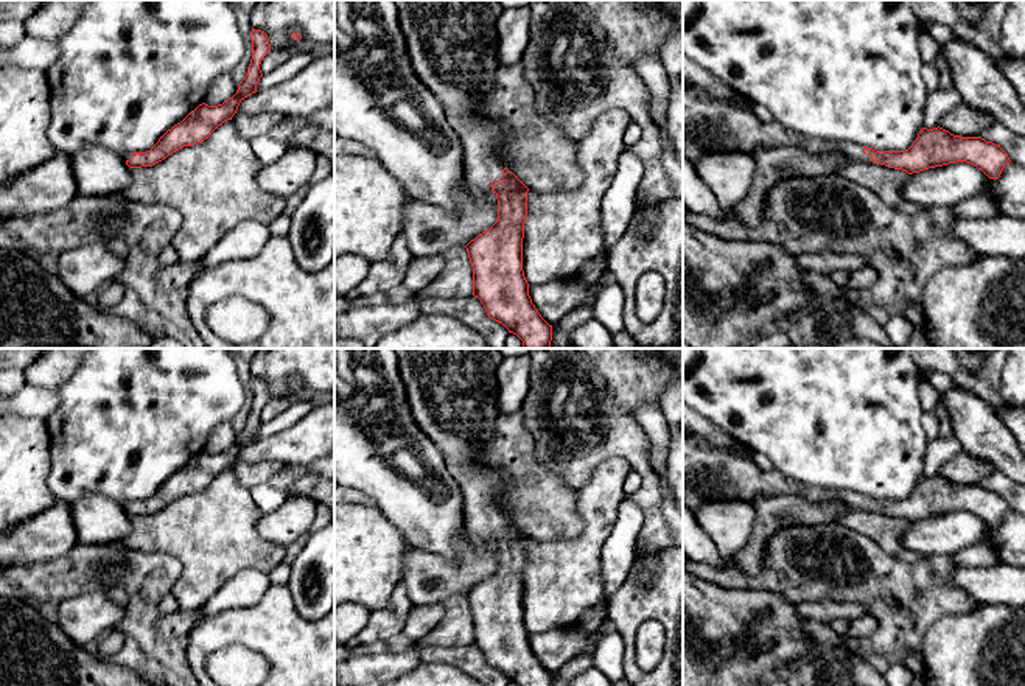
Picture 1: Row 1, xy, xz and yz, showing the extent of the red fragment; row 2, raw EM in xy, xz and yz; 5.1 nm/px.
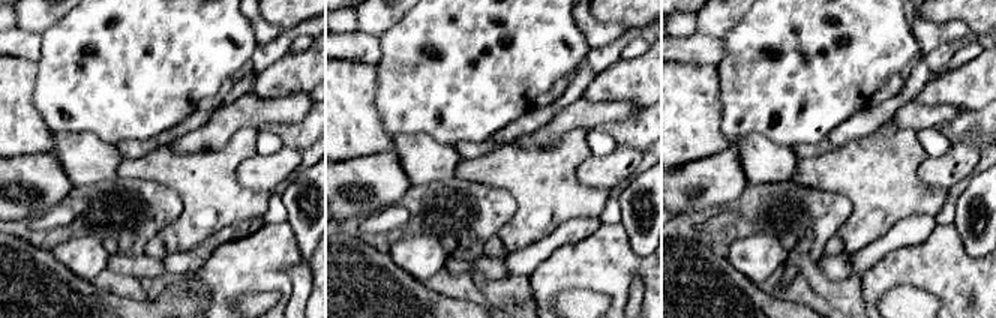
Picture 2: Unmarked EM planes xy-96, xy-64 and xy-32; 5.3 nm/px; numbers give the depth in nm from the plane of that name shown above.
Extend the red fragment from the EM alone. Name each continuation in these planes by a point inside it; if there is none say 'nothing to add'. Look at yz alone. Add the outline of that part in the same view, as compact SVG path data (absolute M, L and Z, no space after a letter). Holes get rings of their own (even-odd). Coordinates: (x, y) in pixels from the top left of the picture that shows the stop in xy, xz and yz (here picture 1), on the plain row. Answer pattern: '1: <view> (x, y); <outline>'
1: yz (854, 501); M841 490L832 495L837 501L841 501L849 510L871 510L871 504L863 501L863 495L857 492Z

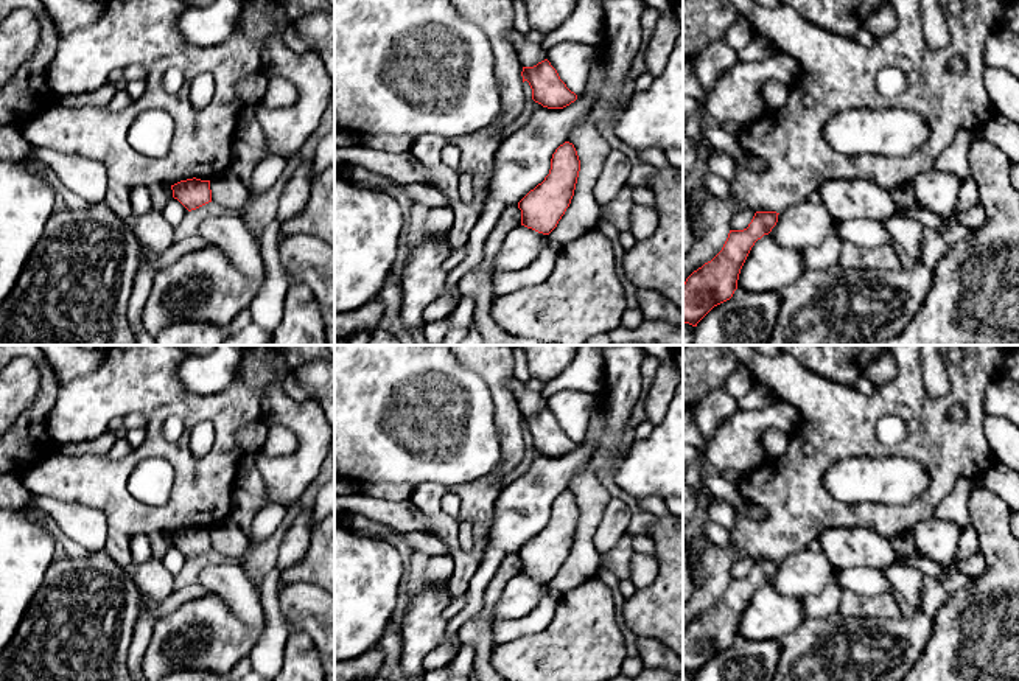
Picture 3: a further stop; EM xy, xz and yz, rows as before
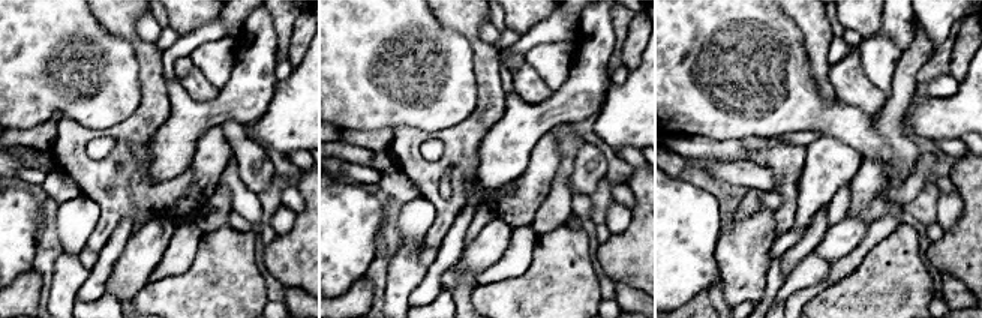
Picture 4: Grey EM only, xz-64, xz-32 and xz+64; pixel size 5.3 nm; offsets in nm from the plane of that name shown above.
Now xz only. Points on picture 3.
nothing to add

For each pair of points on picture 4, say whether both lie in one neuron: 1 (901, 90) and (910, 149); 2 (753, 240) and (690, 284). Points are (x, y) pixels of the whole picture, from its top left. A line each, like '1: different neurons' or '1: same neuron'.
1: same neuron
2: different neurons

